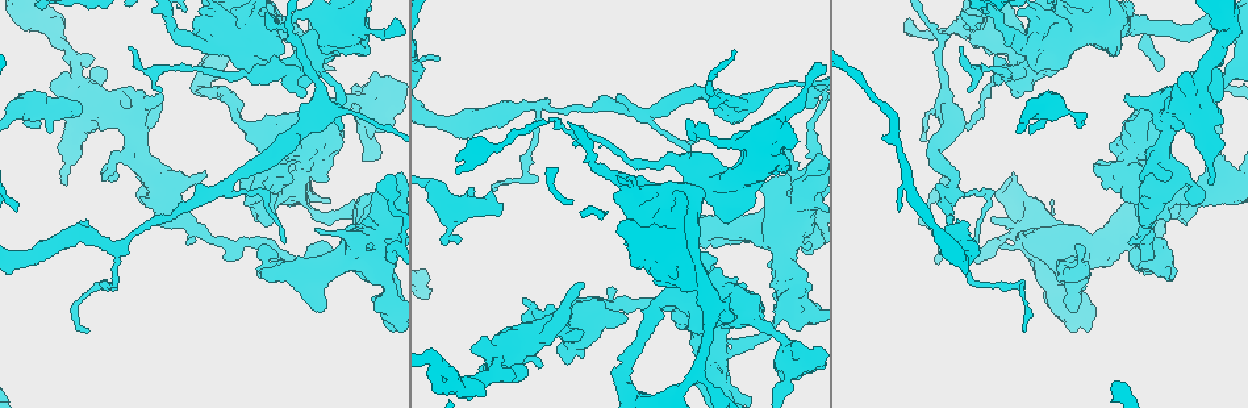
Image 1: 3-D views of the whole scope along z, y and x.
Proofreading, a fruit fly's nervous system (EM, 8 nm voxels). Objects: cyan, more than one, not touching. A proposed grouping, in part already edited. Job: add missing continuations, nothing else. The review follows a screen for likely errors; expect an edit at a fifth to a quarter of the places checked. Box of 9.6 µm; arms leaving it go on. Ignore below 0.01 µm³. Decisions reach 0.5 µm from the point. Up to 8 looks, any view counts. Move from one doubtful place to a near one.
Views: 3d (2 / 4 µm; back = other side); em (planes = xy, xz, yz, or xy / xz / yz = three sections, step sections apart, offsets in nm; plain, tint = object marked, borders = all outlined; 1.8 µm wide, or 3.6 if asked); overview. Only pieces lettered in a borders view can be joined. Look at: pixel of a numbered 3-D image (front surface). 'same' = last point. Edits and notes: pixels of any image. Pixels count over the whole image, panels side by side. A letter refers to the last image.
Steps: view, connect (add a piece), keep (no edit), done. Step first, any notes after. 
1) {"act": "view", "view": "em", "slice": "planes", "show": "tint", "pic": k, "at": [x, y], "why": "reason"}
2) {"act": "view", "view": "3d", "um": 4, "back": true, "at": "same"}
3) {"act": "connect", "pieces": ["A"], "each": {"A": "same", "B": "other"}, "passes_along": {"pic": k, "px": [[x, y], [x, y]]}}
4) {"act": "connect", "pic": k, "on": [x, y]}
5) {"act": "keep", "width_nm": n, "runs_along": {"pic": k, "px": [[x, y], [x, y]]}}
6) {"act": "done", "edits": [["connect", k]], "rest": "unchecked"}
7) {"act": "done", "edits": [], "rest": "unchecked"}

{"act": "view", "view": "em", "slice": "planes", "show": "borders", "pic": 1, "at": [760, 325], "why": "thin neck"}

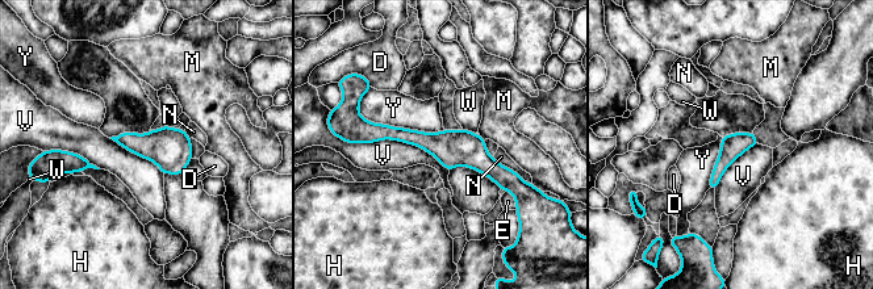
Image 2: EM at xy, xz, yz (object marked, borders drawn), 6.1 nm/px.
{"act": "keep", "each": {"D": "other", "E": "other", "H": "other", "M": "other", "N": "other", "V": "other", "W": "other", "Y": "other"}, "border": {"pic": 2, "px": [[350, 142], [412, 143], [448, 171]]}, "found": "none of them fits"}

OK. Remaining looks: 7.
{"act": "view", "view": "3d", "um": 2, "pic": 1, "at": [550, 120], "why": "free end"}

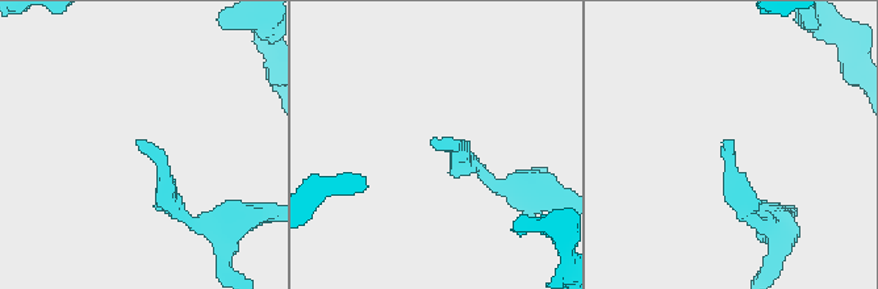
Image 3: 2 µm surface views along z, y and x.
{"act": "view", "view": "em", "slice": "xy", "step": 16, "show": "plain", "pic": 3, "at": [733, 140]}

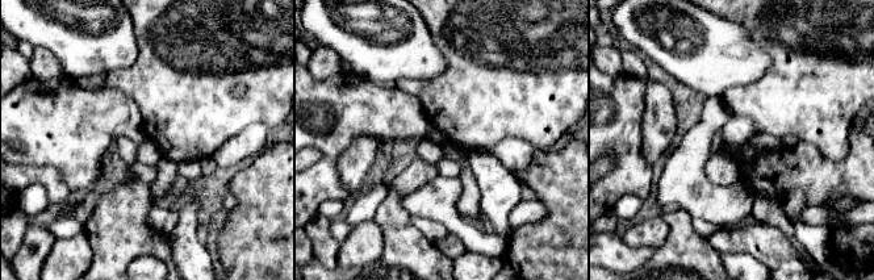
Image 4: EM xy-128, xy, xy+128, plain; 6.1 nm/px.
{"act": "view", "view": "em", "slice": "xy", "step": 16, "show": "borders", "at": "same", "why": "see the neighbours"}

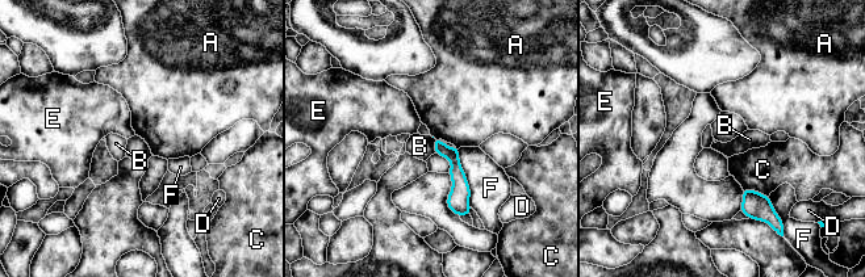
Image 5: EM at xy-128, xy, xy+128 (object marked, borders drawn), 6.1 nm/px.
{"act": "keep", "each": {"A": "other", "B": "other", "C": "other", "D": "other", "E": "other", "F": "other"}, "runs_along": {"pic": 5, "px": [[437, 143], [455, 162], [459, 210]]}, "found": "none of them fits"}

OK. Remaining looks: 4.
{"act": "view", "view": "em", "slice": "planes", "show": "borders", "pic": 1, "at": [1223, 147], "why": "branch stops here"}

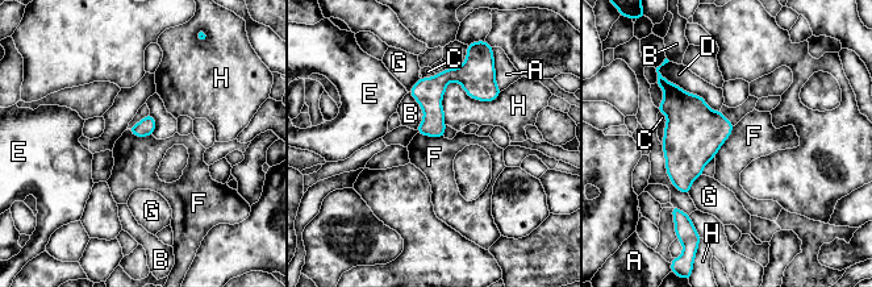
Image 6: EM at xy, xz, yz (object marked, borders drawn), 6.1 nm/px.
{"act": "keep", "each": {"A": "other", "B": "other", "C": "other", "D": "other", "E": "other", "F": "other", "G": "other", "H": "other"}, "runs_along": {"pic": 6, "px": [[495, 91], [447, 77], [421, 129]]}, "found": "none of them fits"}

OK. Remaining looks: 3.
{"act": "done", "edits": [], "rest": "unchecked"}

